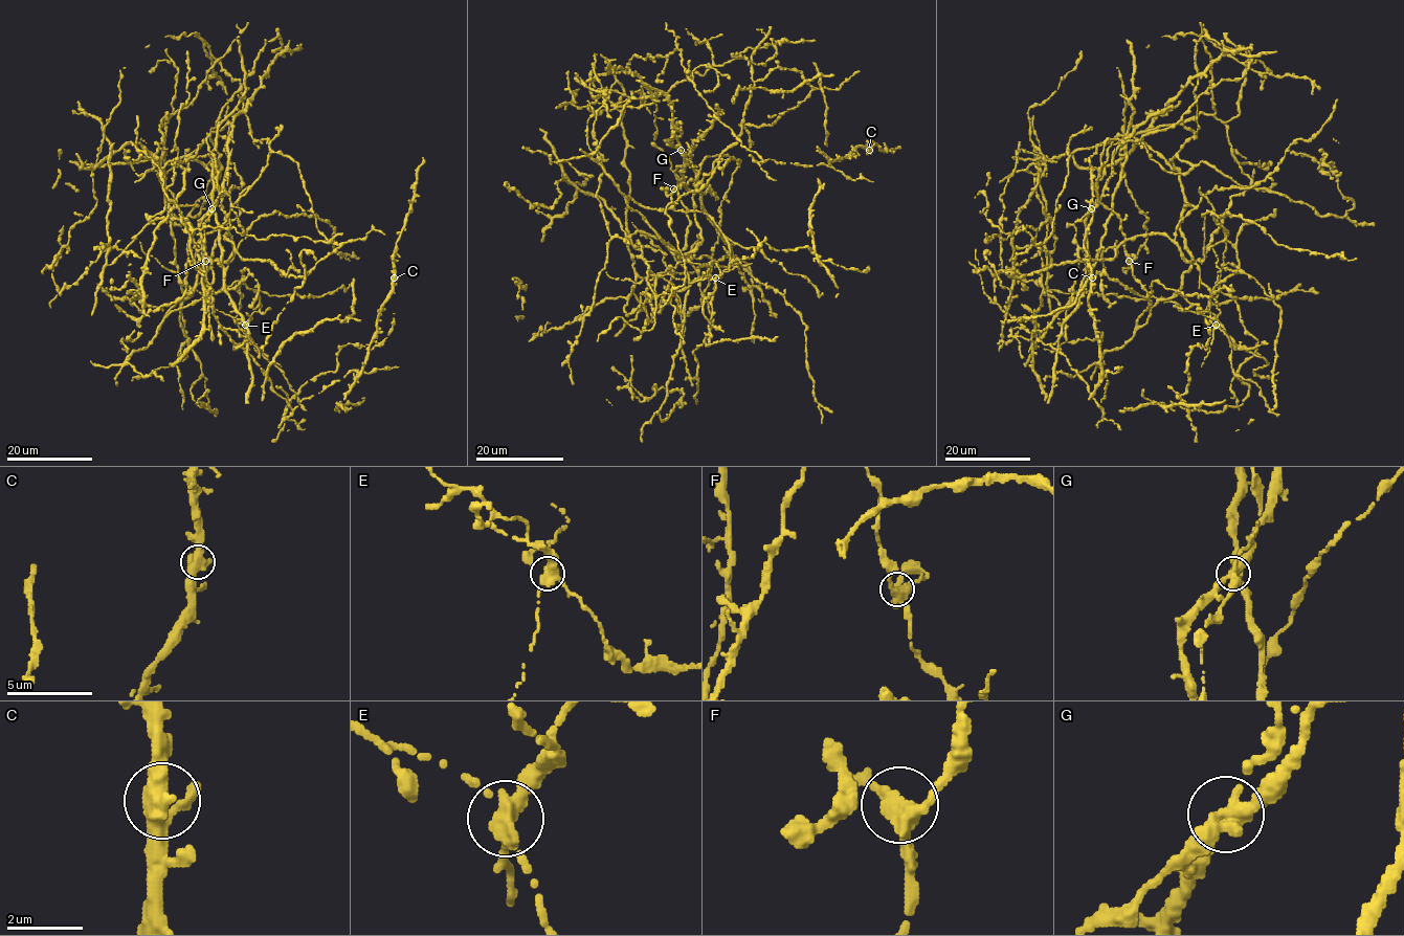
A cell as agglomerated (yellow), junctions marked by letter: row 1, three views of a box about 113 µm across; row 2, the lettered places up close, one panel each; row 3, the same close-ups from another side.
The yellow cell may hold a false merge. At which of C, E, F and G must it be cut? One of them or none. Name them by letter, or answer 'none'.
E

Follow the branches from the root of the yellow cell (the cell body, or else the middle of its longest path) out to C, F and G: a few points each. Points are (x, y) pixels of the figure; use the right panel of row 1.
C: (1202, 259), (1228, 241), (1239, 271), (1200, 277), (1190, 164), (1124, 136), (1059, 339), (1101, 409), (1092, 277)
F: (1202, 259), (1190, 263), (1182, 285), (1160, 299), (1141, 326), (1137, 318), (1150, 307), (1149, 293), (1129, 261)
G: (1202, 259), (1228, 241), (1239, 271), (1200, 277), (1185, 160), (1167, 172), (1116, 136), (1092, 208)

